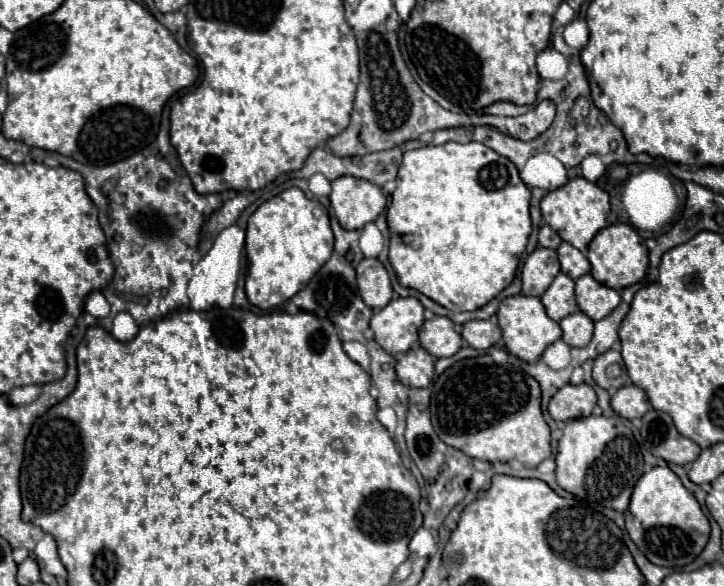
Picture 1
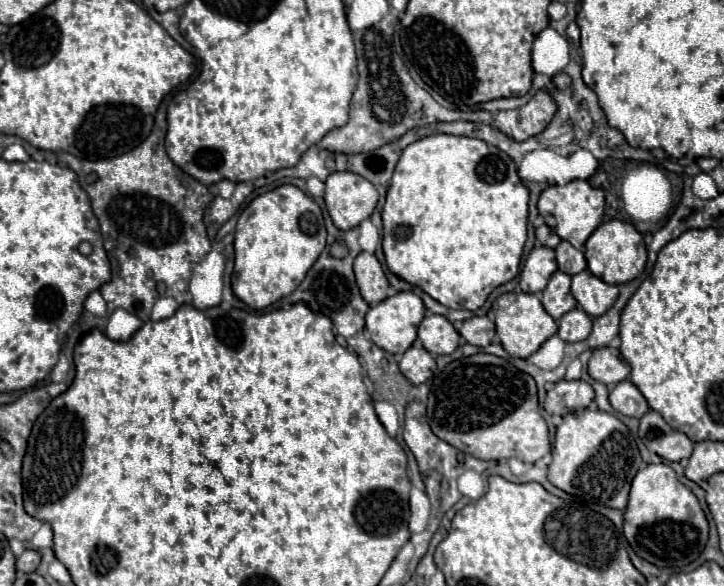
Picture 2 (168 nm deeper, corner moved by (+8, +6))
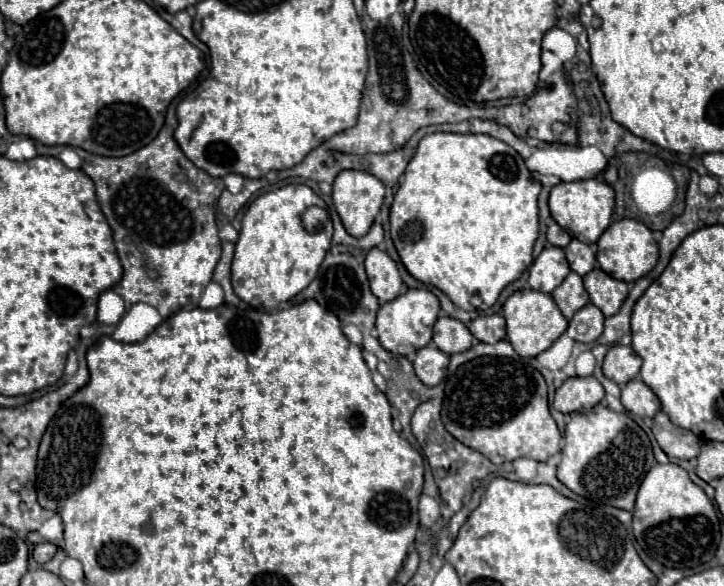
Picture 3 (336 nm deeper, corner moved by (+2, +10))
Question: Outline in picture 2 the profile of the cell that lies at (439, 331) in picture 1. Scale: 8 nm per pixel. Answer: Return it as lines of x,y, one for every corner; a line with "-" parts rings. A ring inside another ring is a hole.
427,315
417,329
417,337
433,357
453,353
459,345
459,333
443,315

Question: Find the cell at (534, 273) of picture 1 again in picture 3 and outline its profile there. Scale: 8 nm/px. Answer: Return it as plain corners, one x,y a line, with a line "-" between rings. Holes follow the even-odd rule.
549,245
529,267
529,285
535,291
551,293
555,287
559,287
563,283
563,279
569,275
569,271
571,269
569,269
563,249

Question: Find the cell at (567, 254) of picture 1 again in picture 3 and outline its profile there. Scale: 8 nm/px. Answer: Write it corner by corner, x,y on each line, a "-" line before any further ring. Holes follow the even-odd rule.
573,239
565,247
565,255
567,255
567,261
571,265
571,271
575,271
581,277
595,267
595,249
591,245
585,245
579,239

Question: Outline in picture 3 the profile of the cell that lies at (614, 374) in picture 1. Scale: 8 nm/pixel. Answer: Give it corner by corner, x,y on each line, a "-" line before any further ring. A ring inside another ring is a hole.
611,345
605,361
603,361
603,373
607,379
623,385
629,383
639,375
641,369
641,357
631,349
623,345

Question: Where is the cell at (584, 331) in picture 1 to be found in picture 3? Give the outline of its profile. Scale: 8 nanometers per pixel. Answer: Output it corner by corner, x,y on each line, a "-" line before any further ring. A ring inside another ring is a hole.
585,305
569,321
567,335
579,343
593,343
603,333
603,313
595,305

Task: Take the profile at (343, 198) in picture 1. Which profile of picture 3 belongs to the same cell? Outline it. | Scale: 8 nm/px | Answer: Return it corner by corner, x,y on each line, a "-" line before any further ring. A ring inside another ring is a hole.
341,171
333,183
335,209
353,237
363,237
385,199
385,185
365,171

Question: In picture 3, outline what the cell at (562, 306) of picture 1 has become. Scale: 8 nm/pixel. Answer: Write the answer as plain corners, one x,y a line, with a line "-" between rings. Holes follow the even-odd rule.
569,273
567,279
551,293
551,297
555,299
557,307
561,309
561,313
571,319
581,307
585,307
589,303
589,295
583,287
583,279
577,273

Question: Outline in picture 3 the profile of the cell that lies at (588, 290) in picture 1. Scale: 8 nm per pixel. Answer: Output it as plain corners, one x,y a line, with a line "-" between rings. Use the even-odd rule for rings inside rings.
597,267
583,277
583,283
589,293
591,303
595,307
599,307
605,317
615,315
629,293
627,283
613,279
611,275
607,275
605,271
601,271

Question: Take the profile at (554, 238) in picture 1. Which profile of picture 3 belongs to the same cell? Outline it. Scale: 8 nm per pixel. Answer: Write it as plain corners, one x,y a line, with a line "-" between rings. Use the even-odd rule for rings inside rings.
551,223
547,229
547,241
555,247
565,247
565,245
569,245
571,235
563,227
559,227
557,223

